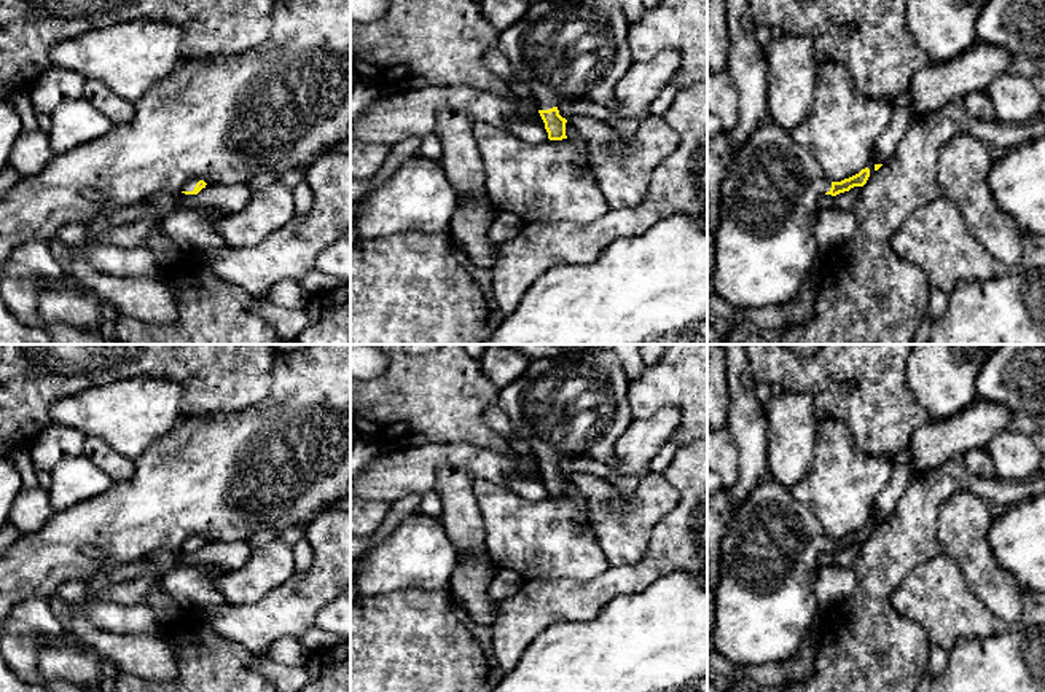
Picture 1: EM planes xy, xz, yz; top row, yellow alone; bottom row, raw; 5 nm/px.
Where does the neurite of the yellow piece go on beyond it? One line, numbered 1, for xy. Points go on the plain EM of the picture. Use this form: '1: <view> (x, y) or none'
1: xy (190, 542)

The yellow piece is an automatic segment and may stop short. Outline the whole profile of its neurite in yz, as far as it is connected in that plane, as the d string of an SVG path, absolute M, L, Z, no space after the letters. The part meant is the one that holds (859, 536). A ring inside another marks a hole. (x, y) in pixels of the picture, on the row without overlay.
M771 477L761 480L728 518L720 542L720 582L714 596L715 622L710 633L715 652L736 668L782 663L801 652L819 609L814 590L819 555L863 544L868 534L870 526L865 525L841 539L827 537L817 518L793 497L790 488Z

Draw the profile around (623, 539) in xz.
M648 470L629 499L631 509L616 515L613 485L594 474L575 472L567 477L581 493L597 544L610 566L634 564L647 550L653 528L672 512L679 491L664 474Z

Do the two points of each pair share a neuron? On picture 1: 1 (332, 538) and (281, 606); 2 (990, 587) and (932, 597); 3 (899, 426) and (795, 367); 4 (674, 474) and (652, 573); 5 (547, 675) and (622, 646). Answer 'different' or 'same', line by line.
1: same
2: different
3: same
4: same
5: same

